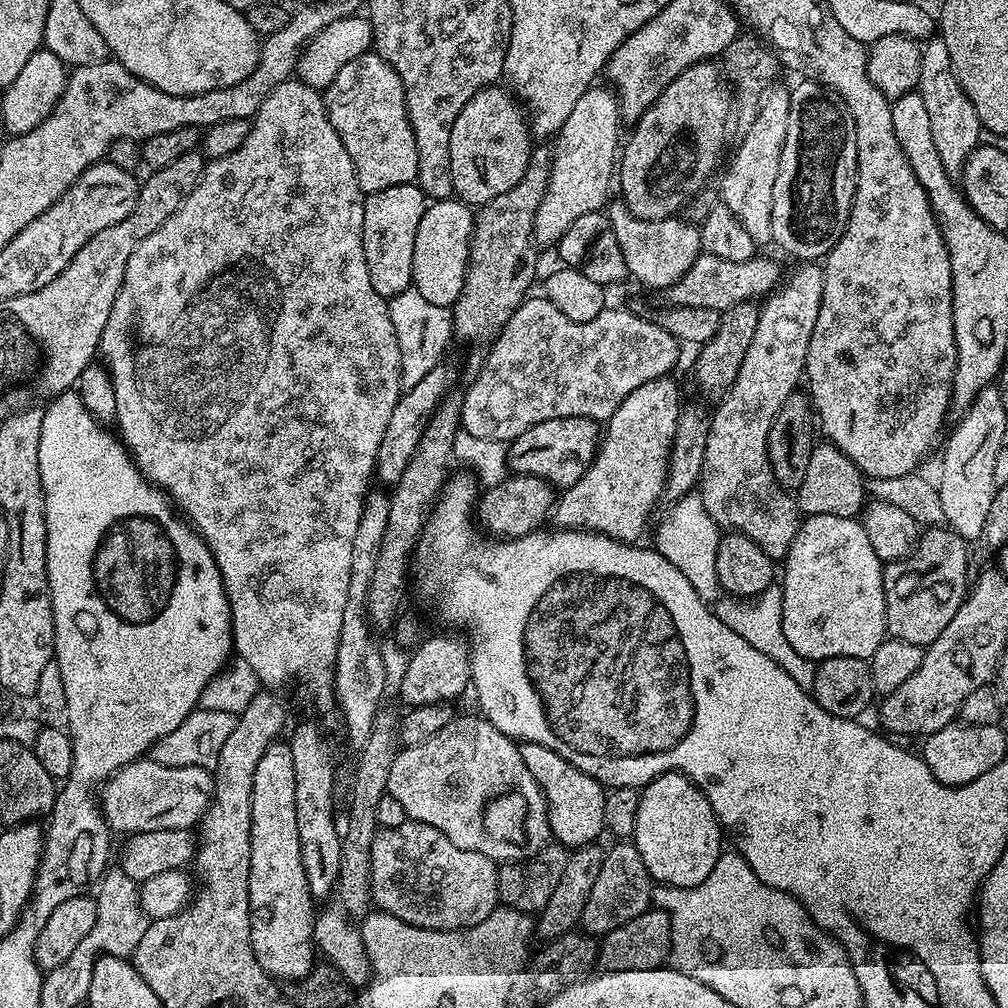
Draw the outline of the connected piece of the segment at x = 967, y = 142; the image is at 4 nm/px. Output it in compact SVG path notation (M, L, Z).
M934 38L927 41L921 49L921 56L922 70L919 72L917 91L930 115L930 131L934 133L938 158L942 158L942 166L946 166L950 175L956 178L963 172L964 163L968 161L970 154L981 143L982 125L973 103L966 97L953 72L953 63L950 62L950 54L943 40Z

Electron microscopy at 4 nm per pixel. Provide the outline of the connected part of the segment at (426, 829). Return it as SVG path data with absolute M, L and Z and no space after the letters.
M409 822L393 828L380 828L372 843L370 854L370 882L372 903L377 909L415 928L429 928L439 932L459 932L481 924L500 904L497 861L474 850L462 850L434 826Z

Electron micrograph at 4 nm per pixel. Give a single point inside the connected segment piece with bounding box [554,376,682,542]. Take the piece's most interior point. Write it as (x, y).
(616, 496)

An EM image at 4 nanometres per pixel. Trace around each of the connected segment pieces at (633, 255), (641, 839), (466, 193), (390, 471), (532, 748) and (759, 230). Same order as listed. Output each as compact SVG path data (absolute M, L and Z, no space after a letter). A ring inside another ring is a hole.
M622 202L609 203L606 215L610 231L614 238L618 238L622 258L626 258L628 276L648 288L672 288L674 282L678 282L678 278L682 278L682 274L686 274L702 254L700 230L695 223L687 224L676 216L667 216L664 220L639 220L629 214Z
M681 772L655 776L640 792L634 843L657 885L693 888L706 882L722 854L720 832L722 825L704 797L704 791Z
M489 86L482 89L466 106L462 106L462 114L454 118L454 130L450 130L450 178L453 193L469 206L479 206L498 198L498 194L506 194L506 190L518 186L526 174L528 164L534 155L532 143L534 137L529 117L525 109L518 103L517 97L507 87Z
M441 362L418 382L418 386L401 391L400 400L394 406L394 414L390 414L390 423L386 425L386 434L382 434L382 446L378 446L376 455L376 467L374 476L377 481L388 484L384 486L395 486L402 472L412 458L414 450L418 450L418 442L422 442L422 434L430 422L436 407L440 405L441 400L453 391L452 379L456 372L452 368L447 368L447 363Z
M538 742L519 745L522 762L526 762L526 770L540 784L548 803L548 821L552 827L552 835L565 848L581 848L584 844L599 841L604 827L604 793L605 785L598 783L590 774L578 770L562 754L554 754L554 750L546 750L546 746L538 746Z
M776 86L771 89L761 99L760 109L754 118L754 122L750 126L750 130L746 130L739 137L740 145L736 148L736 153L732 156L732 165L728 169L723 169L724 177L720 180L720 196L723 207L730 210L730 214L734 214L738 218L738 222L742 222L742 227L746 230L746 234L750 234L750 238L754 238L757 246L766 246L772 244L772 211L774 210L774 178L778 178L778 162L782 158L782 146L786 142L786 126L790 122L790 102L792 97L789 89Z

